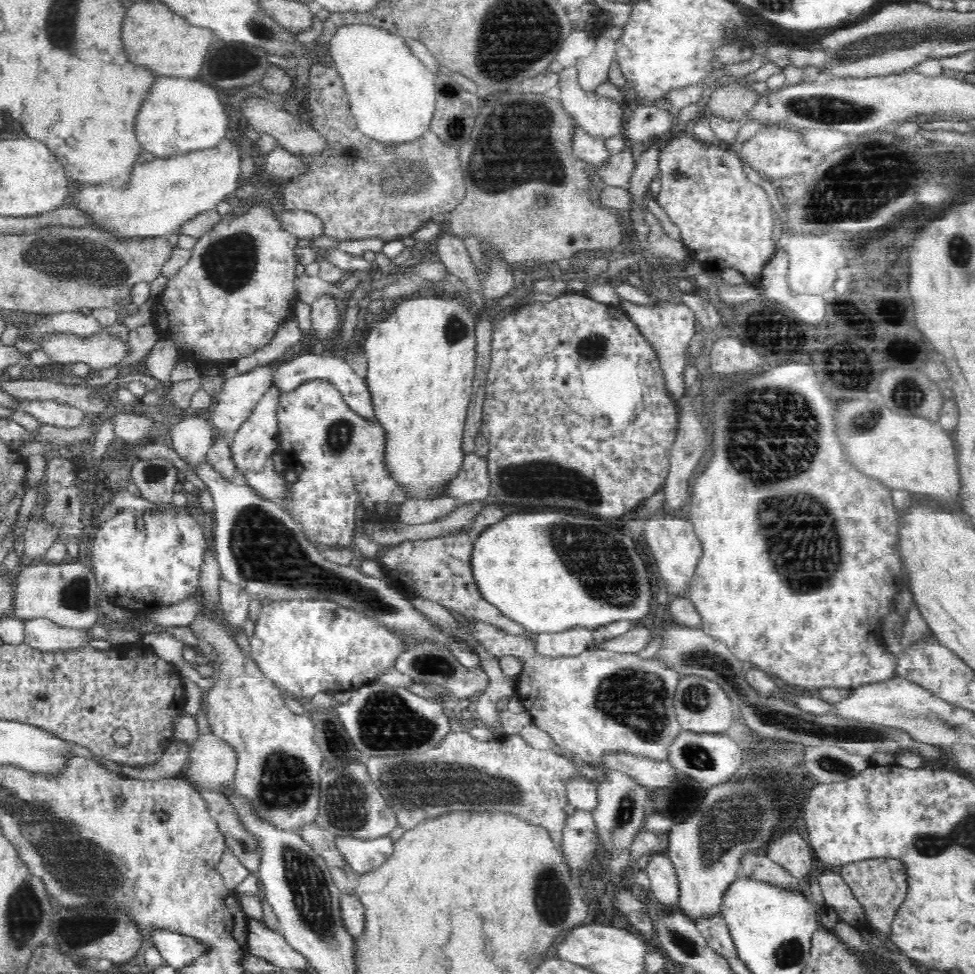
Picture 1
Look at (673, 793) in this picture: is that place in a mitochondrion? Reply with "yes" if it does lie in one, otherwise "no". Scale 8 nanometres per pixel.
no

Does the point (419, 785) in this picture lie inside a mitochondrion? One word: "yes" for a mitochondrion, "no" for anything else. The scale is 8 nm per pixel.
yes

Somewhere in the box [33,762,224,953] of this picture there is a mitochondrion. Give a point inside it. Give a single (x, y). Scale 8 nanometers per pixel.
(102, 921)

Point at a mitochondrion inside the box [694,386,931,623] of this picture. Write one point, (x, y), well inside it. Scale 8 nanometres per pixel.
(863, 422)

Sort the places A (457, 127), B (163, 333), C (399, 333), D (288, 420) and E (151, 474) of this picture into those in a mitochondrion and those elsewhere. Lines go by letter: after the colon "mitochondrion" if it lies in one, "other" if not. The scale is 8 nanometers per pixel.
A: mitochondrion
B: other
C: other
D: other
E: mitochondrion

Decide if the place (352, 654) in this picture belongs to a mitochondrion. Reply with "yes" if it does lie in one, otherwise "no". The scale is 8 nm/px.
no

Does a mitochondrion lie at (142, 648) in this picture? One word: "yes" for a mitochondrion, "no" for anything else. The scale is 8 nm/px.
no

